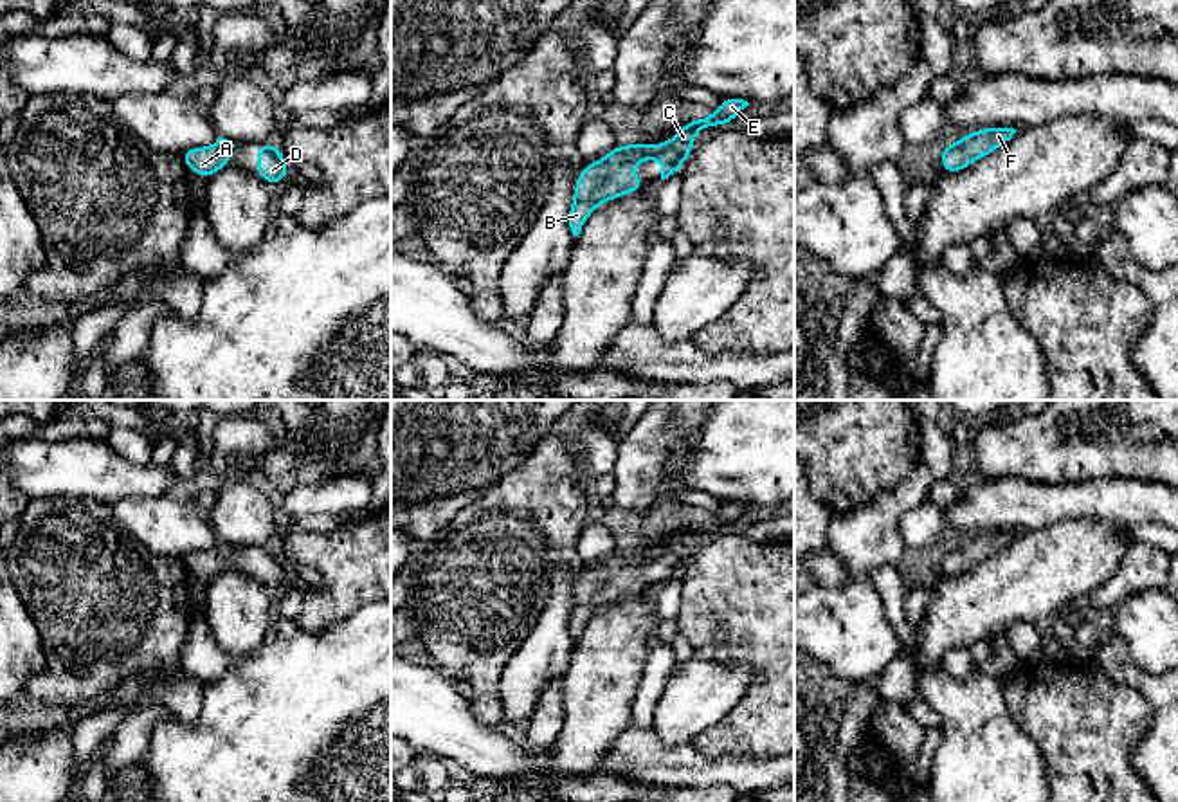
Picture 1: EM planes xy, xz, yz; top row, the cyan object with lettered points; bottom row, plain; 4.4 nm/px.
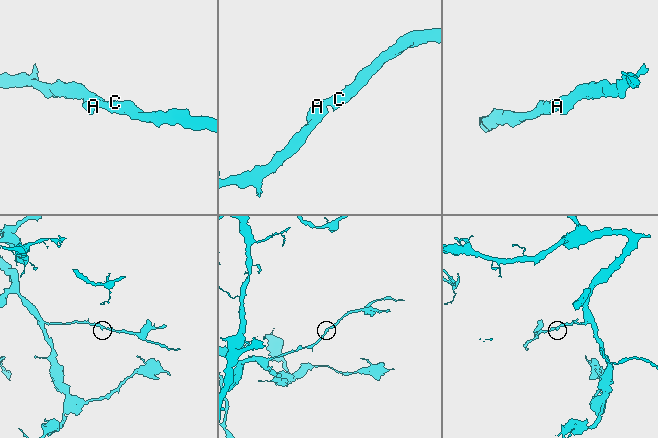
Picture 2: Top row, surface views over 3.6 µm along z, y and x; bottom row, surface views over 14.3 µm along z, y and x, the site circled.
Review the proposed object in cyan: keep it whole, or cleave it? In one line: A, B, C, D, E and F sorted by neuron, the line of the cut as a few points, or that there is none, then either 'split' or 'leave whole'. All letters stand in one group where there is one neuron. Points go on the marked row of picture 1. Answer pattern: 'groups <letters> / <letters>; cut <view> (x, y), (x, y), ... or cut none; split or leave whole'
groups A B C D E F; cut none; leave whole

